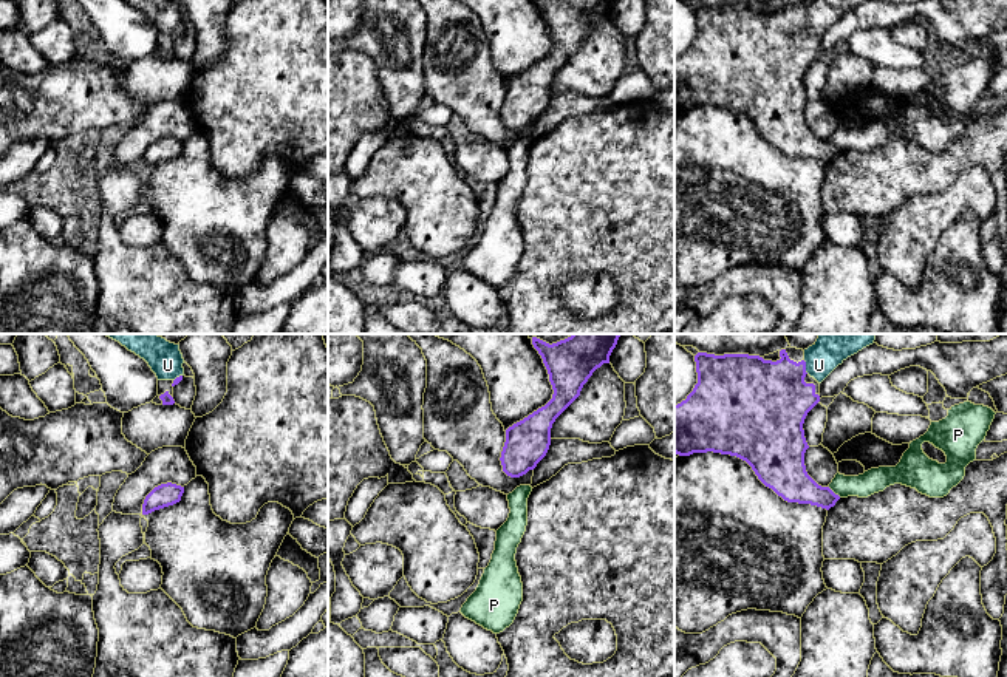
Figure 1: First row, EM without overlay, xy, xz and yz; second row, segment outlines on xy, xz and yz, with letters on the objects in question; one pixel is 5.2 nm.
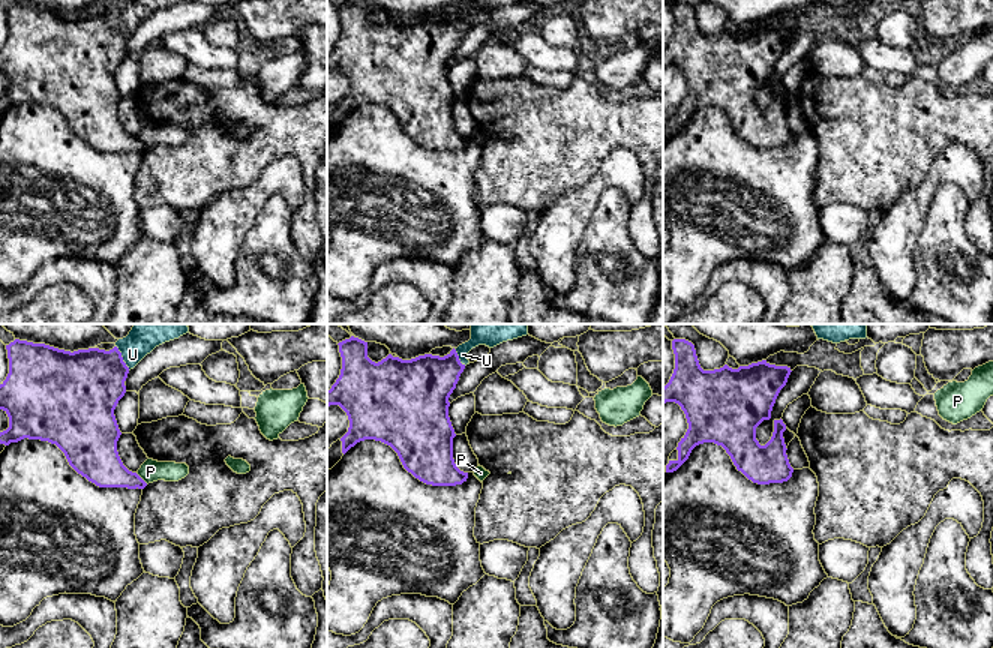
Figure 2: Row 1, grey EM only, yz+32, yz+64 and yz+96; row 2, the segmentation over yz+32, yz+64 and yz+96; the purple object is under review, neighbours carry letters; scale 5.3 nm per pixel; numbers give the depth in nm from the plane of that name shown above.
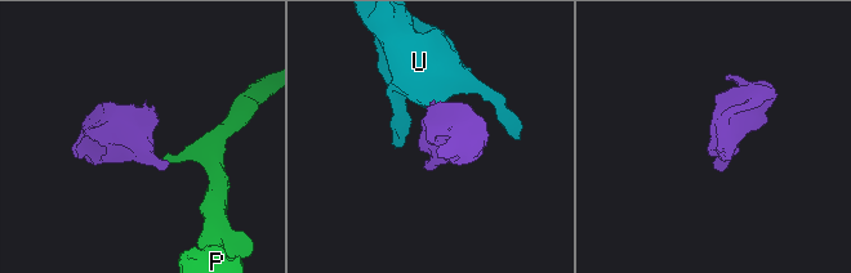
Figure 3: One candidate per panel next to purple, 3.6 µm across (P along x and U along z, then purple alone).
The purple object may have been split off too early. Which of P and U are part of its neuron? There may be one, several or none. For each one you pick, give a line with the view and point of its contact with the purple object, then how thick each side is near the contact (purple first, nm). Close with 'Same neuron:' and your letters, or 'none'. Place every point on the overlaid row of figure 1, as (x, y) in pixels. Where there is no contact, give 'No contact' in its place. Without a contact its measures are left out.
U: Touches purple at yz (805, 367). Thickness 400 nm (purple) against 220 nm
Same neuron: U

